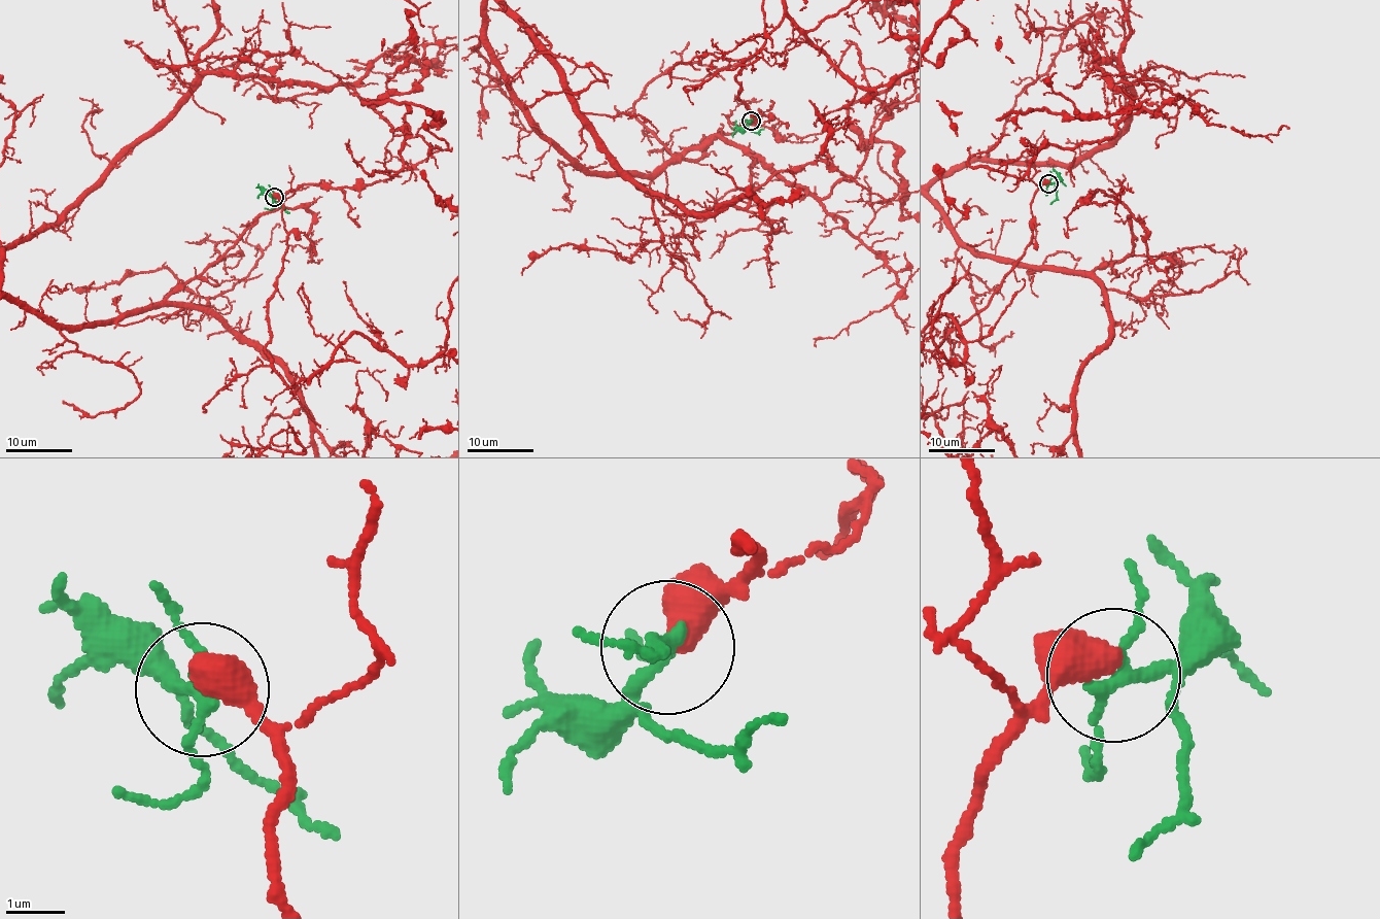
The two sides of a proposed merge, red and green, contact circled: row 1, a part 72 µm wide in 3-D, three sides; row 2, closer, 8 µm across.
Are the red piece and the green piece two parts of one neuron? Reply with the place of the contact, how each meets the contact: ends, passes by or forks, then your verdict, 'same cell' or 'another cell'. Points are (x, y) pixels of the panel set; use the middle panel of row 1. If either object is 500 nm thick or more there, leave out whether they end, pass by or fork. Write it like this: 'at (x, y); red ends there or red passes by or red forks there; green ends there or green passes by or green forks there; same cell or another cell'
at (751, 121); another cell

